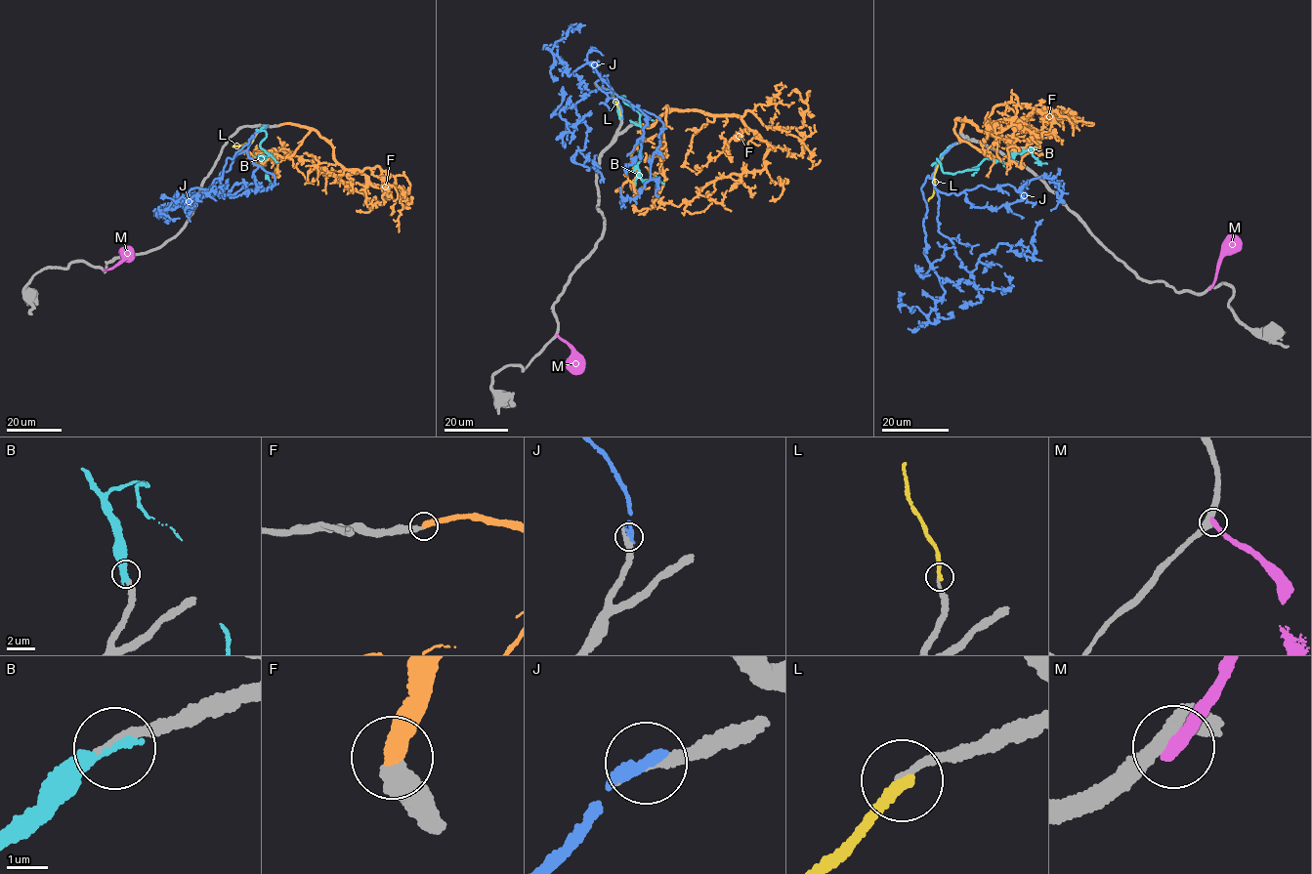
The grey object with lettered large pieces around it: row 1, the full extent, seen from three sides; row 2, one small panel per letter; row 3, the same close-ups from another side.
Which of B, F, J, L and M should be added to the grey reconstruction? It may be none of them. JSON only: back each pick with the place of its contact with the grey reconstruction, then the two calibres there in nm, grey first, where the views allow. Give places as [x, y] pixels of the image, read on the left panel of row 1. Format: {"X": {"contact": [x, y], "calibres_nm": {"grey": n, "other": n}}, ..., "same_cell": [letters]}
{"F": {"contact": [279, 125], "calibres_nm": {"grey": 460, "other": 460}}, "same_cell": ["F"]}

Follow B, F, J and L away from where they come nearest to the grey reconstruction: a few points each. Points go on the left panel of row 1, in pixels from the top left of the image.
B: (265, 126), (260, 130), (266, 137), (259, 145), (271, 153), (260, 163), (259, 158), (271, 182)
F: (279, 125), (317, 130), (335, 160), (374, 187), (354, 190), (314, 162), (299, 162), (314, 184)
J: (266, 125), (218, 181), (199, 194), (174, 199), (185, 209), (202, 193)
L: (265, 126), (253, 140), (232, 146)

